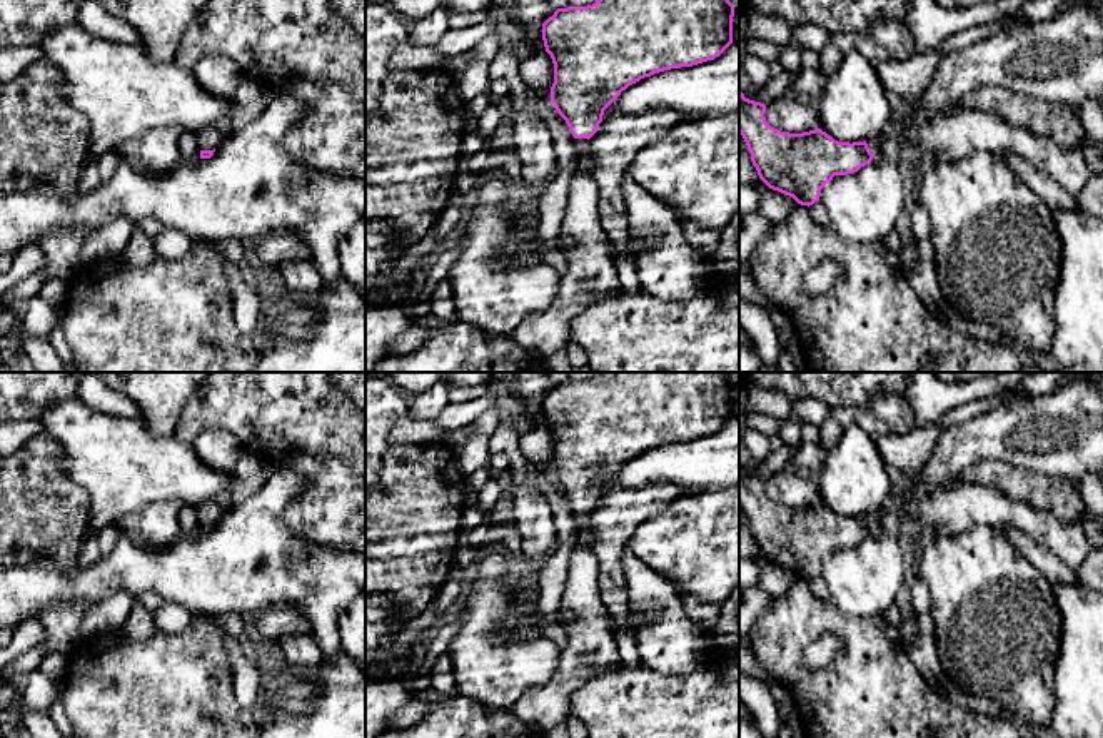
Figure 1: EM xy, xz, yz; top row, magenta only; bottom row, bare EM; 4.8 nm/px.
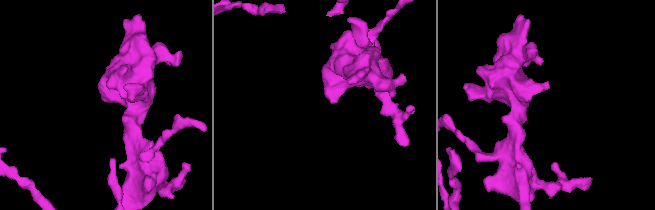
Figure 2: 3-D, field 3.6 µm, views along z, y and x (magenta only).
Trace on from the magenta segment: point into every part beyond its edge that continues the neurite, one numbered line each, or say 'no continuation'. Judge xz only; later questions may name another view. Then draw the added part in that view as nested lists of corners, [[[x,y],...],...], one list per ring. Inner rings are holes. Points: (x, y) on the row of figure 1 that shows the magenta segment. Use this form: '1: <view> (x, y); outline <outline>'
1: xz (591, 272); outline [[[574,139],[574,147],[577,165],[561,227],[567,267],[552,304],[529,316],[511,336],[542,361],[567,347],[576,314],[586,311],[594,299],[621,289],[611,240],[599,219],[599,187],[589,170],[587,139]]]

